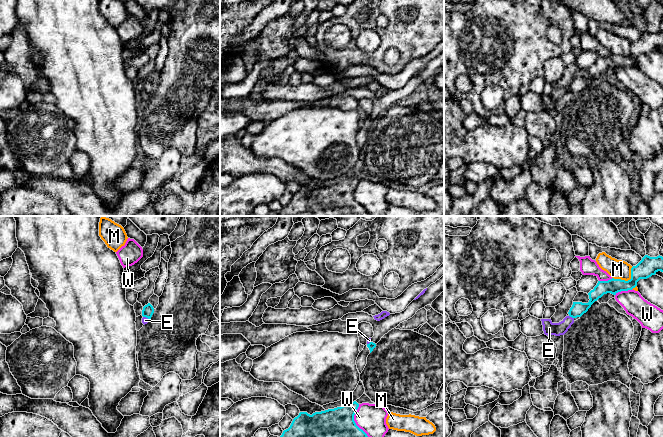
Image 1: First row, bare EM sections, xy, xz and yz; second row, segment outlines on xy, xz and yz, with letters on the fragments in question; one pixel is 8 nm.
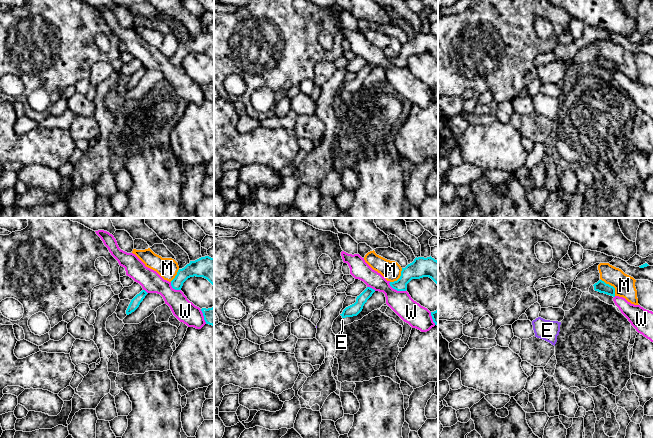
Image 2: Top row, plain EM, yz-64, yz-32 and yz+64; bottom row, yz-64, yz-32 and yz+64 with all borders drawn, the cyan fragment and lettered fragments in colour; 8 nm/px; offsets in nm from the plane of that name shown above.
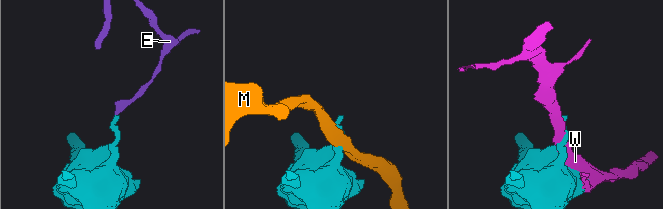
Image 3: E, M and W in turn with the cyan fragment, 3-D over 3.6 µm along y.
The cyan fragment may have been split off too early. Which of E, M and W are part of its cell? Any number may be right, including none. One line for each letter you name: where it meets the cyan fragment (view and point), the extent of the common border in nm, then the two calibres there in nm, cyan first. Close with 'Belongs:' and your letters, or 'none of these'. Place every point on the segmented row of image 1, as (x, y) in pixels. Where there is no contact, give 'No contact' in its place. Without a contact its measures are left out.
Belongs: none of these

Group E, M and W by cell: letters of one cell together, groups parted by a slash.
E / M / W

